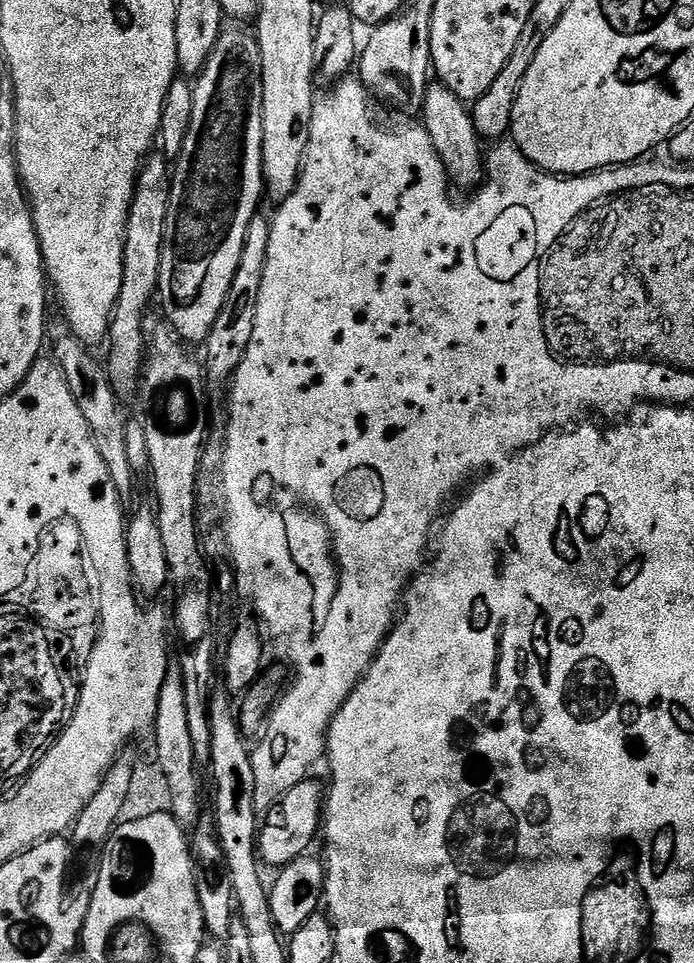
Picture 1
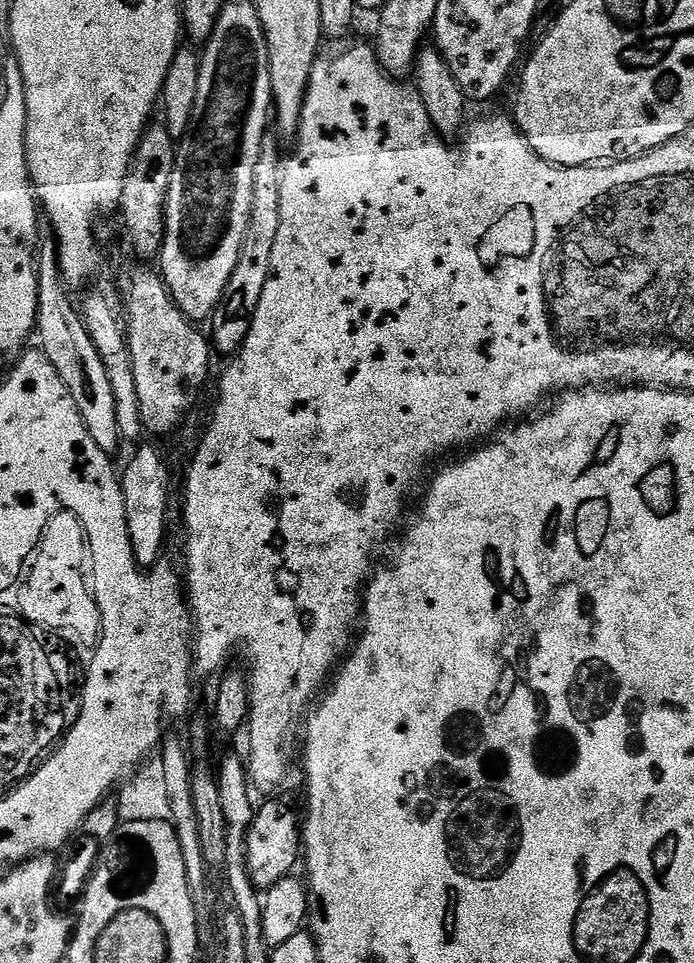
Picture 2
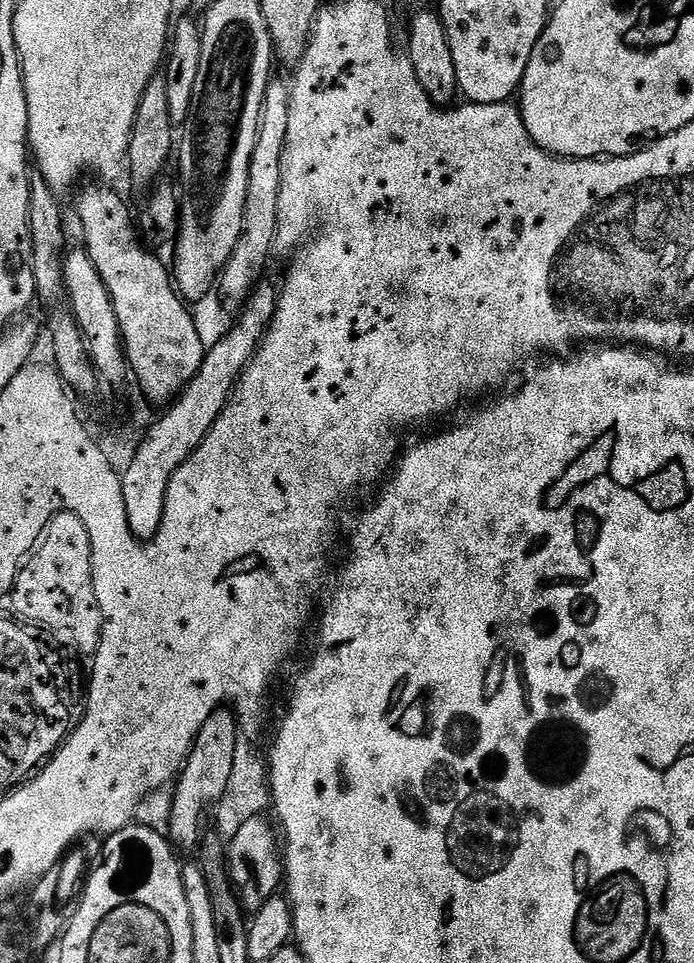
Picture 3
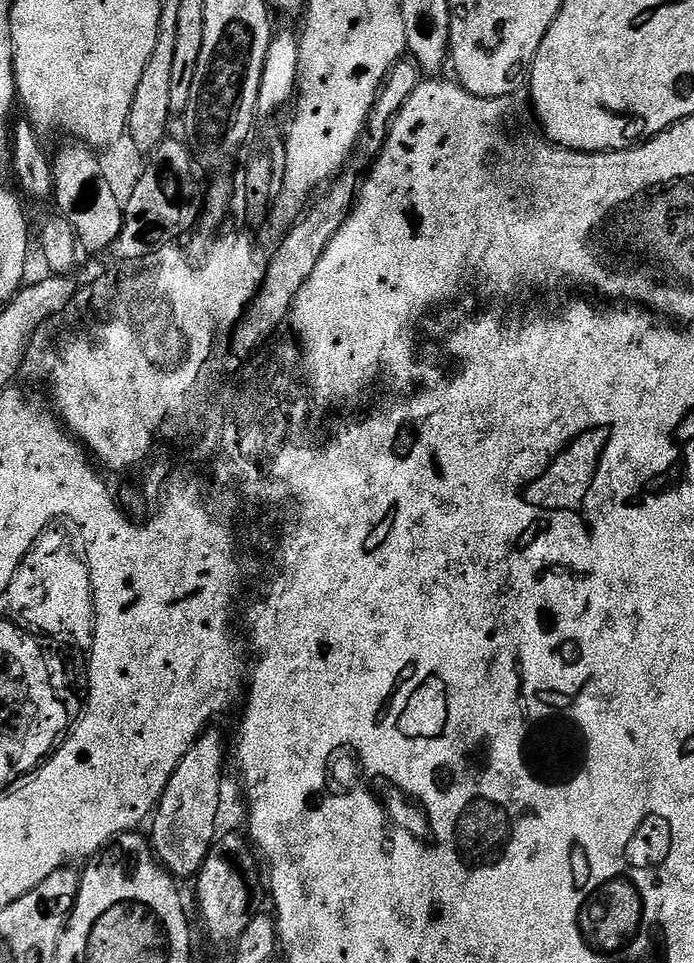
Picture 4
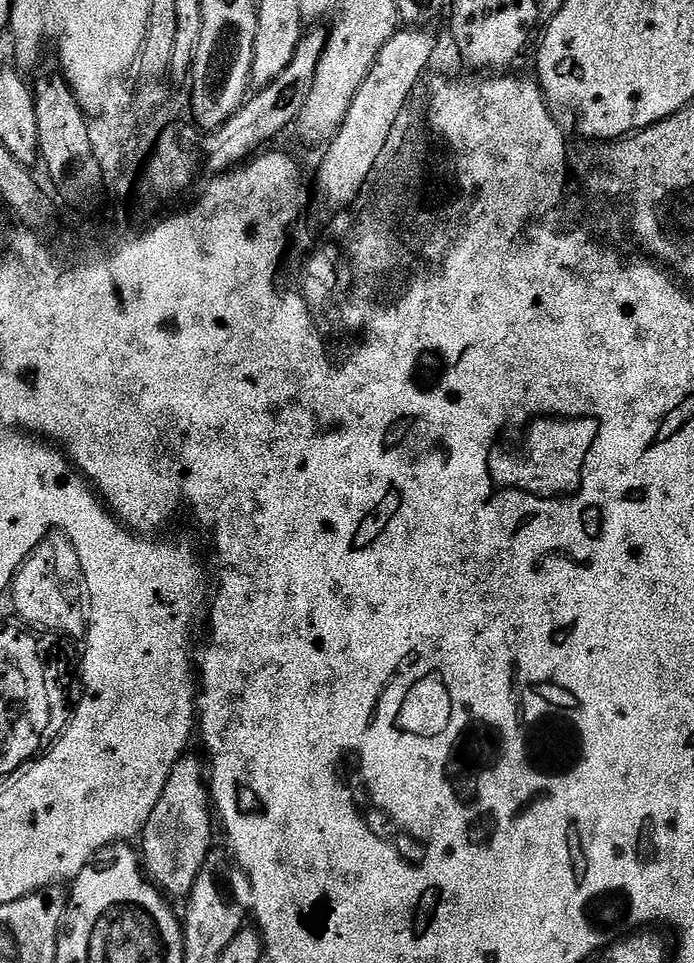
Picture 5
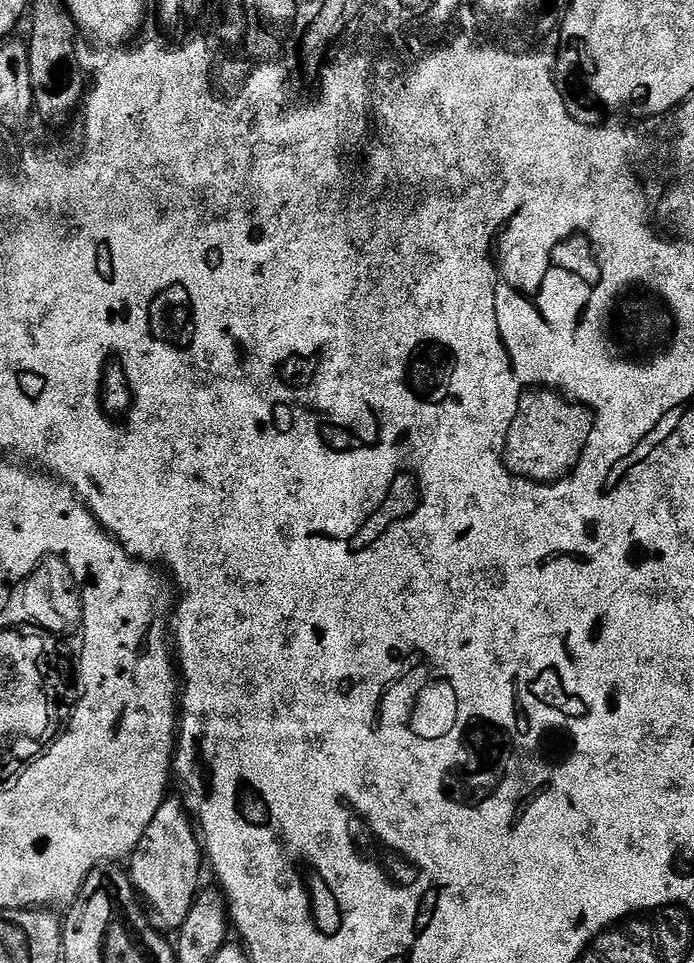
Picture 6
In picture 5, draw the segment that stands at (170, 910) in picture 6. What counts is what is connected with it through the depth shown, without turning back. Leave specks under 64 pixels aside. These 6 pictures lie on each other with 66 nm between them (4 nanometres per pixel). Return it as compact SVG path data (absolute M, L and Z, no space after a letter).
M192 754L185 755L177 762L166 782L166 790L162 790L162 798L158 798L158 806L154 806L154 814L150 814L138 840L148 879L172 898L189 896L209 852L214 848L214 805L210 784L206 779L206 768L201 764Z

